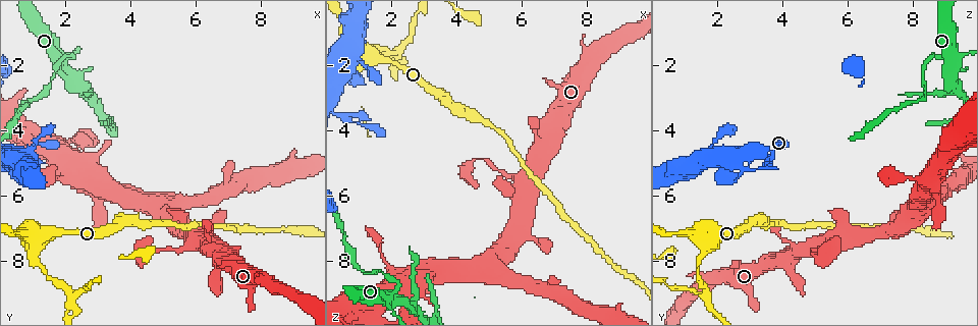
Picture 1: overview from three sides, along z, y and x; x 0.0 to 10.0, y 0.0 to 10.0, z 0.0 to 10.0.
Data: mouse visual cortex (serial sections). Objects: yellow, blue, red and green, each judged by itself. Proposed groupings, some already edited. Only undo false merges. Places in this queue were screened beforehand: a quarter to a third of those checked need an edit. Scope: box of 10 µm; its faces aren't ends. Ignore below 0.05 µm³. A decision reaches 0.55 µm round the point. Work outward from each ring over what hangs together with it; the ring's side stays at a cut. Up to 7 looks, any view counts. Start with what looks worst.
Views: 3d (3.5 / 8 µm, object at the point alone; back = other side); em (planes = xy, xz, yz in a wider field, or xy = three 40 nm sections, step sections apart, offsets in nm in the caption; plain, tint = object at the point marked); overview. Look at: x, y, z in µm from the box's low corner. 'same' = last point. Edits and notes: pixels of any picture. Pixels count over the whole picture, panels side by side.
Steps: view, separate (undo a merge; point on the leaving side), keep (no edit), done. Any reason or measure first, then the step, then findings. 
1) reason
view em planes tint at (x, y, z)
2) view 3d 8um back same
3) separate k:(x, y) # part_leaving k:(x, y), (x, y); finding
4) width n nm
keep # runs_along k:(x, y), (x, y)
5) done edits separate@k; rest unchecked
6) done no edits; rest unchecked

view 3d 3.5um at (0.95, 7.20, 1.55)

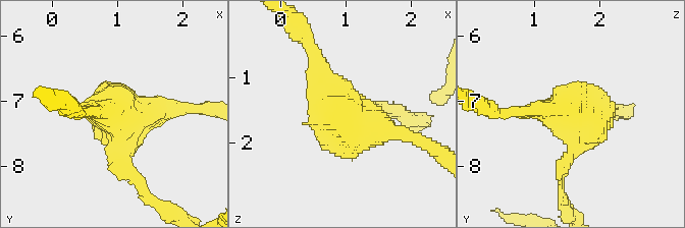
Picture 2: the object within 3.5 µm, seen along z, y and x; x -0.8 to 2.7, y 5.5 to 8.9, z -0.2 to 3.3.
shape alone is not enough
view em xy step 5 tint at (1.00, 7.15, 1.55)

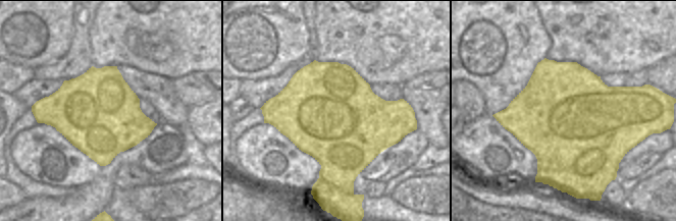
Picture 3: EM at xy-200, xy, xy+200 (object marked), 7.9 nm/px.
width 750 nm
separate 2:(143, 185) # part_leaving 2:(125, 156), (147, 196), (166, 212); two cells meet here

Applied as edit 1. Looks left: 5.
thick turns thin
view 3d 3.5um at (2.25, 1.75, 8.80)

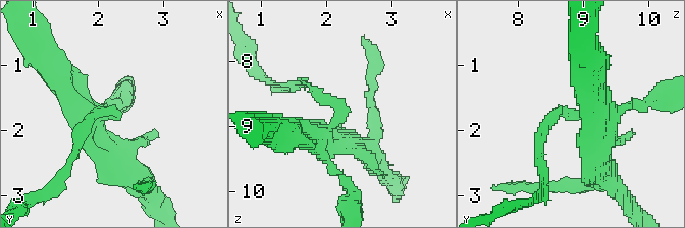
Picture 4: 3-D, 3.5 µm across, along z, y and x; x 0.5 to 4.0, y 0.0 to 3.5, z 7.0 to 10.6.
arm_widths 150, 350 nm
view em xy step 1 tint at (2.30, 1.75, 8.80)

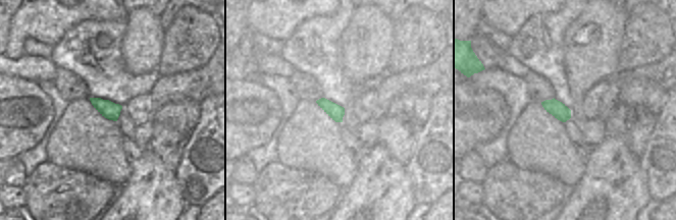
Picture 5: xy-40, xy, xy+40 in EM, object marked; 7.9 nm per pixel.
another direction
view em xy step 2 tint same

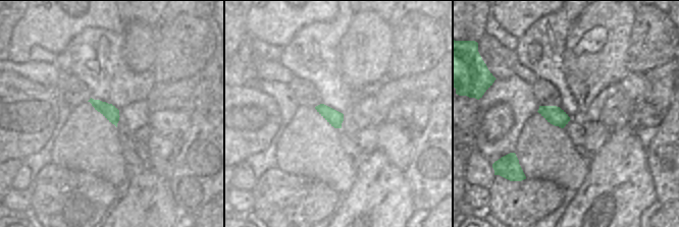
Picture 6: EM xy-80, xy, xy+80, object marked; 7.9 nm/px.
width 120 nm
separate 4:(545, 126) # part_leaving 4:(559, 111), (538, 151), (543, 182); two cells meet here

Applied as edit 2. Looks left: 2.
done edits separate@2, separate@4; rest unchecked

